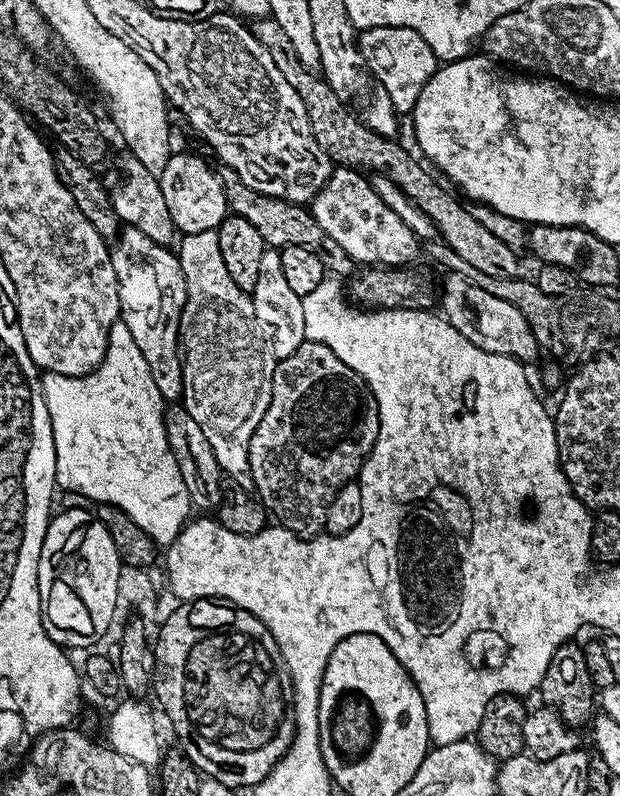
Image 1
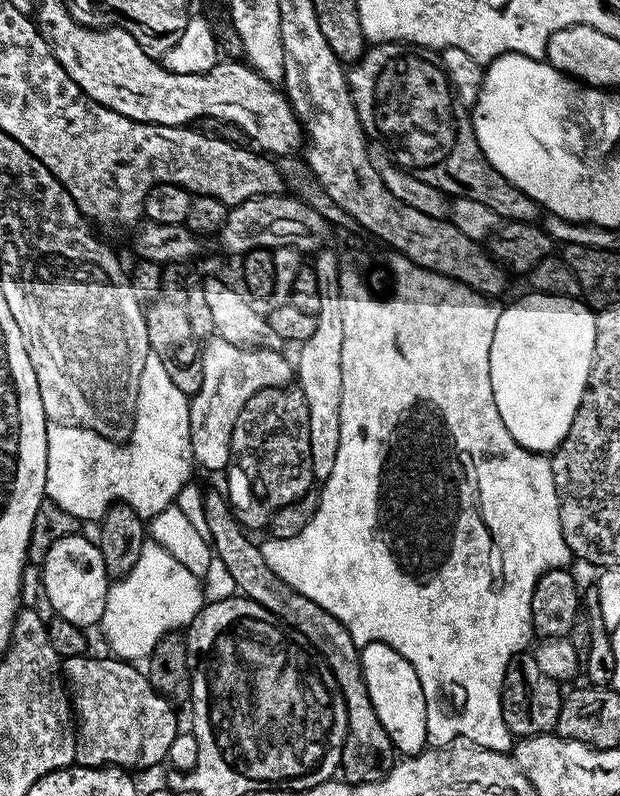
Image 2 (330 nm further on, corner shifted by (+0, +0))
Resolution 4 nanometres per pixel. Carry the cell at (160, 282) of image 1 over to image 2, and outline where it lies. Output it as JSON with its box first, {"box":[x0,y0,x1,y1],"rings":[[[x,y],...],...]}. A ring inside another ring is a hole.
{"box":[190,335,294,473],"rings":[[[213,335],[202,344],[202,386],[198,386],[198,394],[190,397],[190,442],[192,443],[192,458],[208,472],[223,473],[232,457],[230,438],[234,434],[234,422],[238,422],[238,414],[258,390],[267,388],[283,388],[291,385],[294,380],[293,361],[284,357],[283,351],[271,352],[269,348],[243,348],[234,342],[226,342],[226,338]]]}

